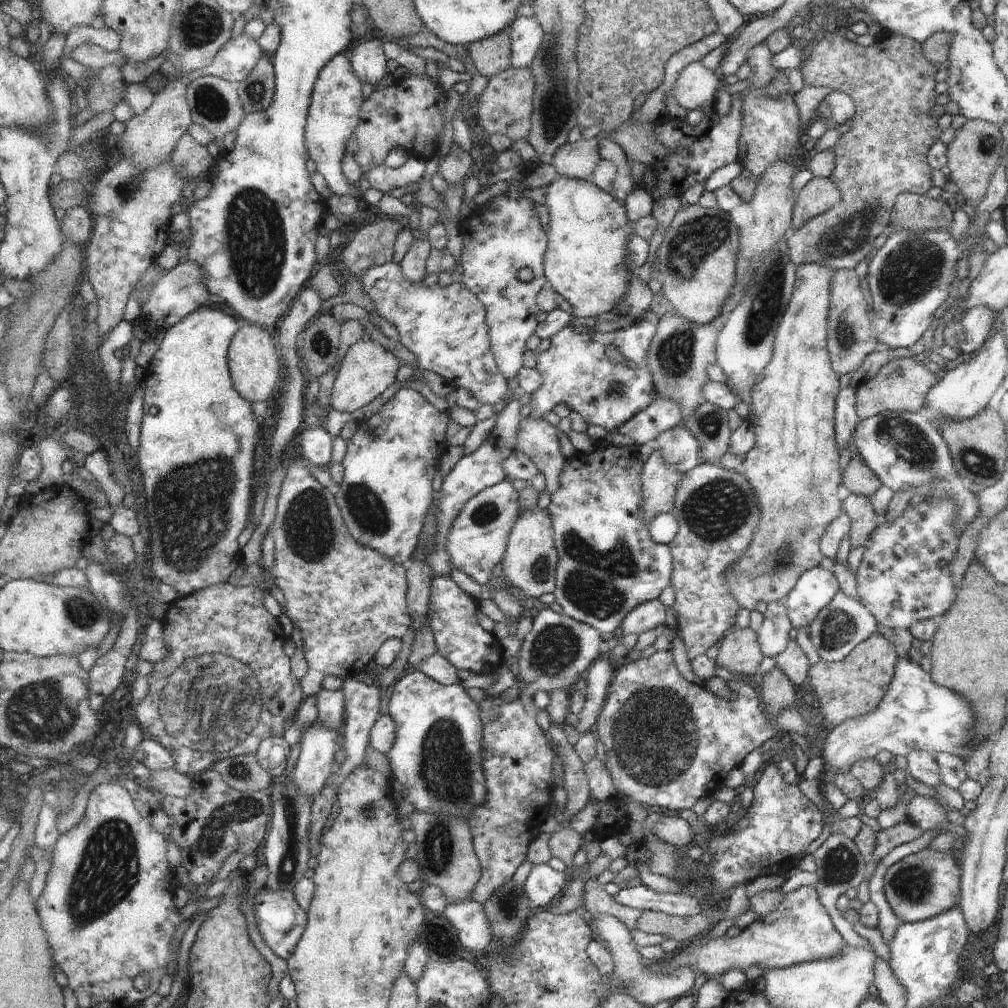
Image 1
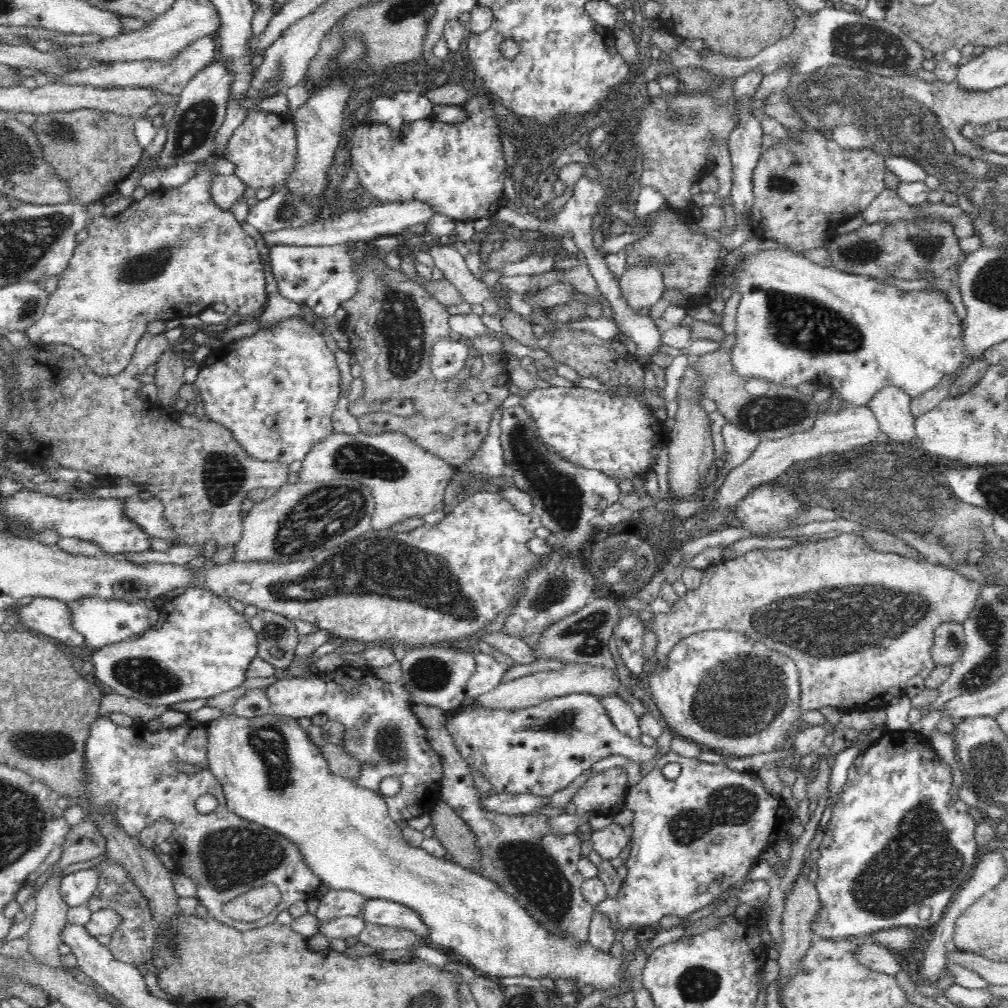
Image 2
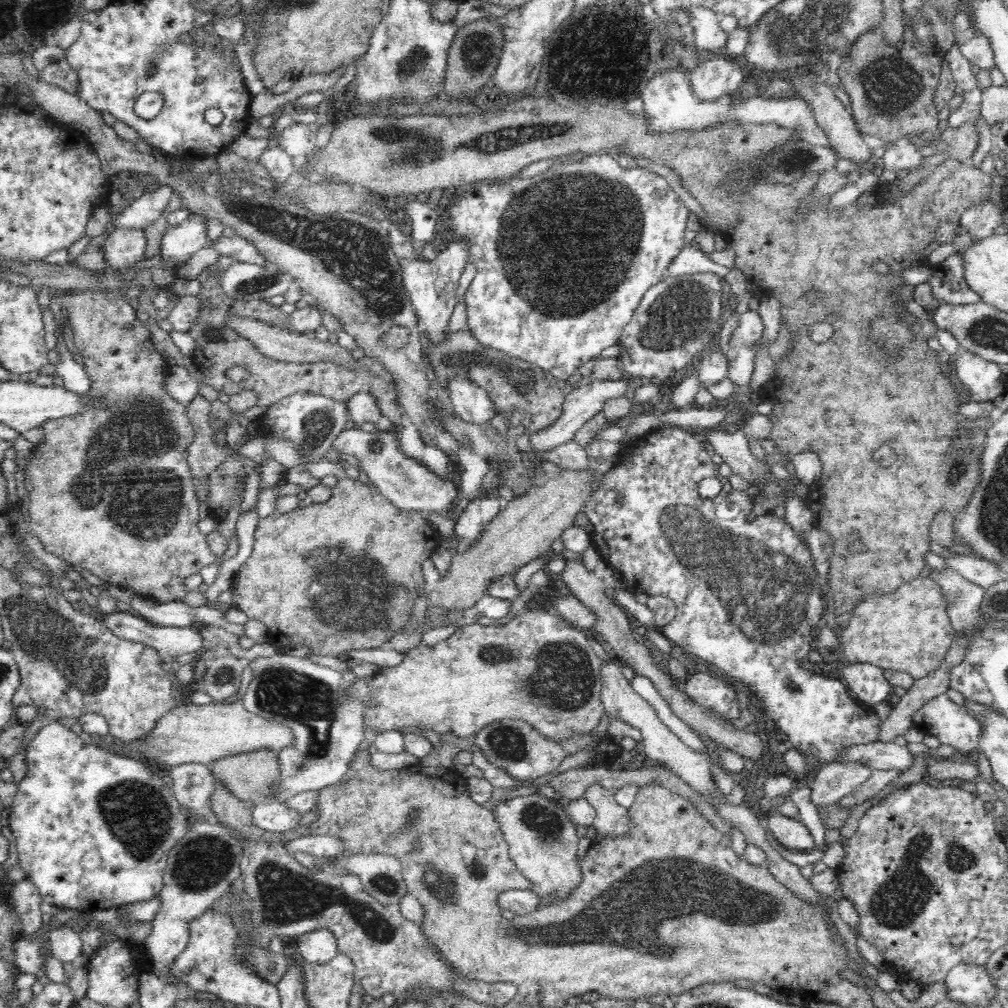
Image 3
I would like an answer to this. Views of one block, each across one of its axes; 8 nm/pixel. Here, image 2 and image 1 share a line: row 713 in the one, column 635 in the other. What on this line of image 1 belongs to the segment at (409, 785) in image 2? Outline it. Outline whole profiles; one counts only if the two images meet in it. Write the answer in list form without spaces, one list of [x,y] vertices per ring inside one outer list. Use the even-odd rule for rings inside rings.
[[[631,276],[629,292],[621,302],[617,302],[616,307],[623,315],[635,318],[633,326],[609,333],[597,332],[593,328],[577,332],[575,328],[569,327],[561,330],[555,338],[551,339],[550,347],[536,355],[536,368],[543,376],[543,386],[531,395],[530,408],[532,411],[529,414],[531,418],[545,418],[557,404],[566,404],[570,410],[578,412],[587,425],[601,426],[606,431],[613,432],[613,430],[623,428],[631,418],[647,410],[653,404],[656,392],[653,374],[649,368],[649,352],[661,318],[651,310],[653,295],[653,290],[639,276]],[[608,346],[616,348],[627,362],[624,364],[611,362],[605,354]]]

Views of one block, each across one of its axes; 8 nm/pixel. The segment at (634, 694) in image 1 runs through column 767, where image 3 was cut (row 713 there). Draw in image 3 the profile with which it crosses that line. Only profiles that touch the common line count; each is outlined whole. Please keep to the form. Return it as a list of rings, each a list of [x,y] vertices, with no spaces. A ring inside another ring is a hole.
[[[703,668],[692,669],[686,684],[686,694],[723,719],[738,718],[738,699],[728,684],[710,675]]]

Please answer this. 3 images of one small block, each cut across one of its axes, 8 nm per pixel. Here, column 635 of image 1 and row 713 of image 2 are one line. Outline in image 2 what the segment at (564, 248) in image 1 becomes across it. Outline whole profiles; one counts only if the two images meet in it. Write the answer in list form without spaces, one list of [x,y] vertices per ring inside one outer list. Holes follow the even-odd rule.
[[[271,711],[254,718],[228,714],[206,722],[204,729],[209,767],[222,785],[228,810],[298,844],[306,864],[327,888],[350,890],[368,899],[403,903],[418,911],[422,921],[430,927],[429,946],[432,949],[440,946],[462,955],[477,972],[490,978],[528,976],[537,979],[548,977],[554,981],[563,978],[574,981],[577,989],[593,985],[594,990],[603,992],[629,978],[625,971],[621,971],[624,958],[597,950],[590,943],[578,946],[567,938],[553,936],[536,924],[514,898],[507,896],[491,880],[452,860],[428,854],[421,846],[410,846],[389,816],[382,794],[362,789],[351,779],[334,774],[321,747],[310,741],[297,718],[276,715]]]

